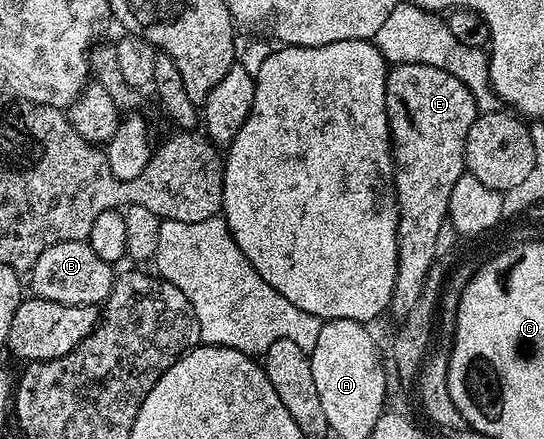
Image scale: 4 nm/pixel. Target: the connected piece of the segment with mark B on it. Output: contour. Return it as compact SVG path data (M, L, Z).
M67 241L48 247L29 270L31 292L50 302L66 303L67 306L100 305L108 300L116 278L113 266L98 259L93 248L85 241Z

